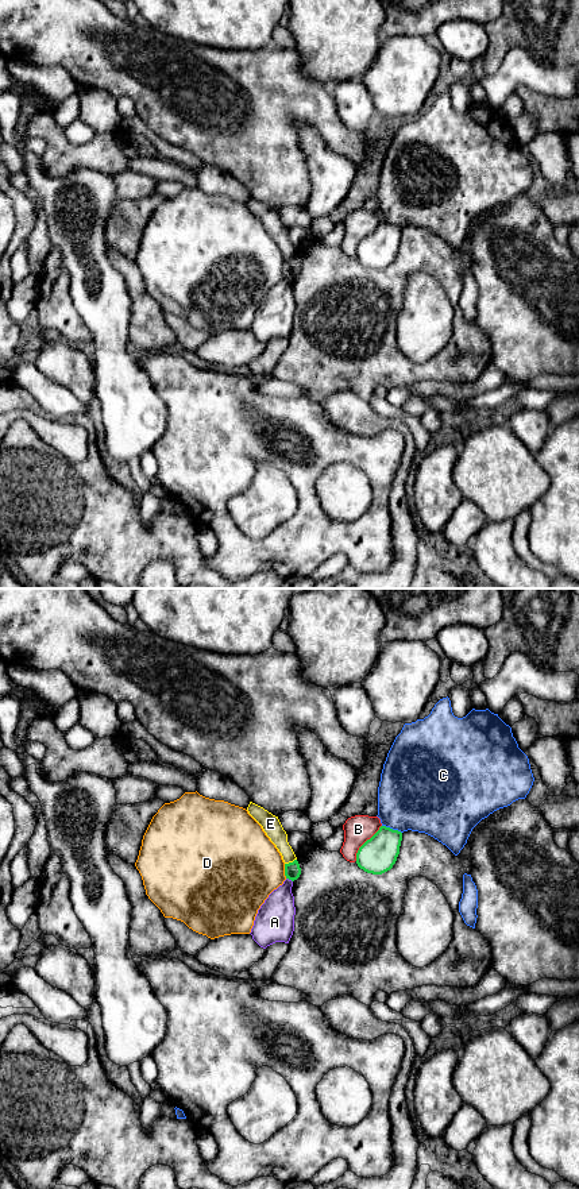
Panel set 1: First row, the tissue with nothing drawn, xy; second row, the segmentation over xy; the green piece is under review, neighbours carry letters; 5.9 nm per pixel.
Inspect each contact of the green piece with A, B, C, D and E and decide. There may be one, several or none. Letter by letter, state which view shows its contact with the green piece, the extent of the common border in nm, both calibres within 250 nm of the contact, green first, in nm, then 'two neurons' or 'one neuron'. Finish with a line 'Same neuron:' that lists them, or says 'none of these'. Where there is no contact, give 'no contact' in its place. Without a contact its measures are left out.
A: contact in xy; length 50 nm; calibres 100 and 220 nm; two neurons
B: contact in xy; length 260 nm; calibres 220 and 170 nm; two neurons
C: contact in xy; length 130 nm; calibres 220 and 440 nm; two neurons
D: contact in xy; length 90 nm; calibres 100 and 460 nm; two neurons
E: contact in xy; length 80 nm; calibres 100 and 110 nm; two neurons
Same neuron: none of these

